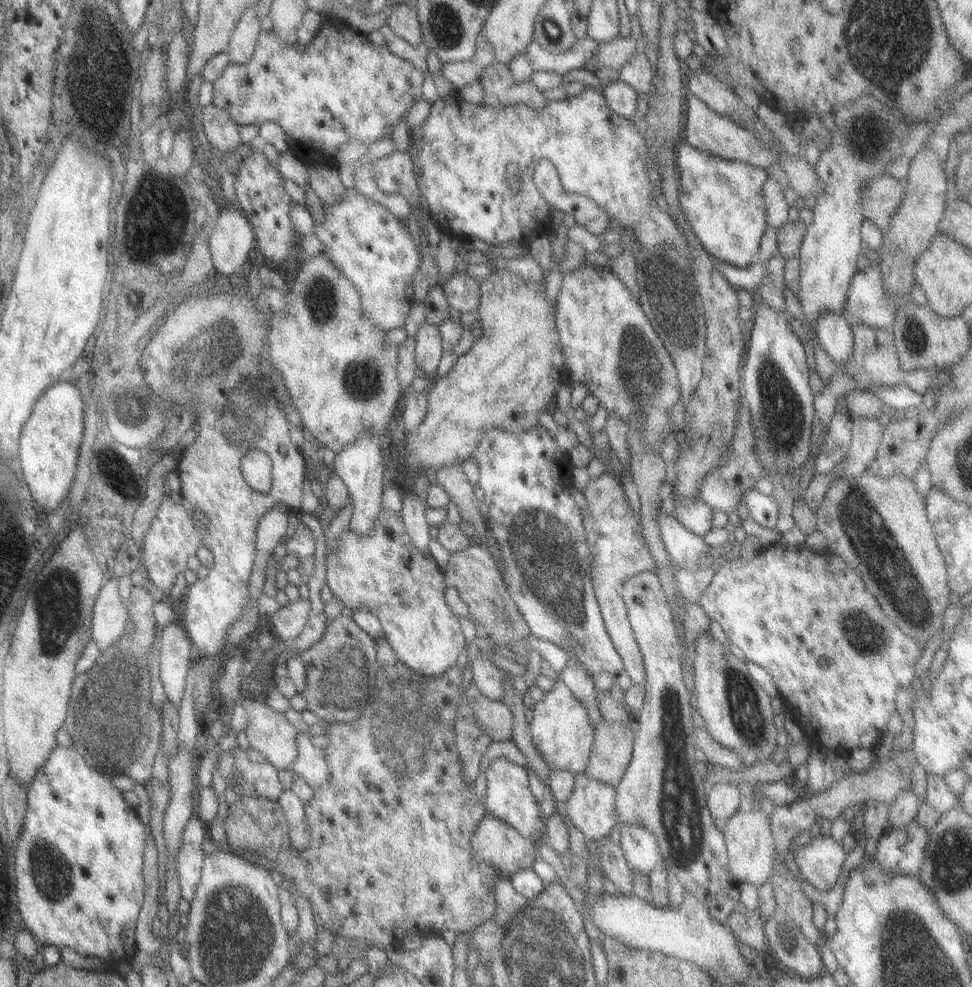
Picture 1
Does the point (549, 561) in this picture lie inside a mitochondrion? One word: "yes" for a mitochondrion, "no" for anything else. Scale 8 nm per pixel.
yes

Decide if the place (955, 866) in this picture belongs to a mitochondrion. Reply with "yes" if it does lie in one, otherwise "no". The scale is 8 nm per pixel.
yes

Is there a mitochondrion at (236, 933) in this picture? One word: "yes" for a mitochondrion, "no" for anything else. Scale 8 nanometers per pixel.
yes

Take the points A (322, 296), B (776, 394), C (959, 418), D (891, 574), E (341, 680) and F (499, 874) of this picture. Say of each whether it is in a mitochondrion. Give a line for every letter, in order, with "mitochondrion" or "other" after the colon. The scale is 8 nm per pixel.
A: mitochondrion
B: mitochondrion
C: other
D: mitochondrion
E: mitochondrion
F: other

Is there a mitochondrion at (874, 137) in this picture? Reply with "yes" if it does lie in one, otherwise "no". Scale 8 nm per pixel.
yes

